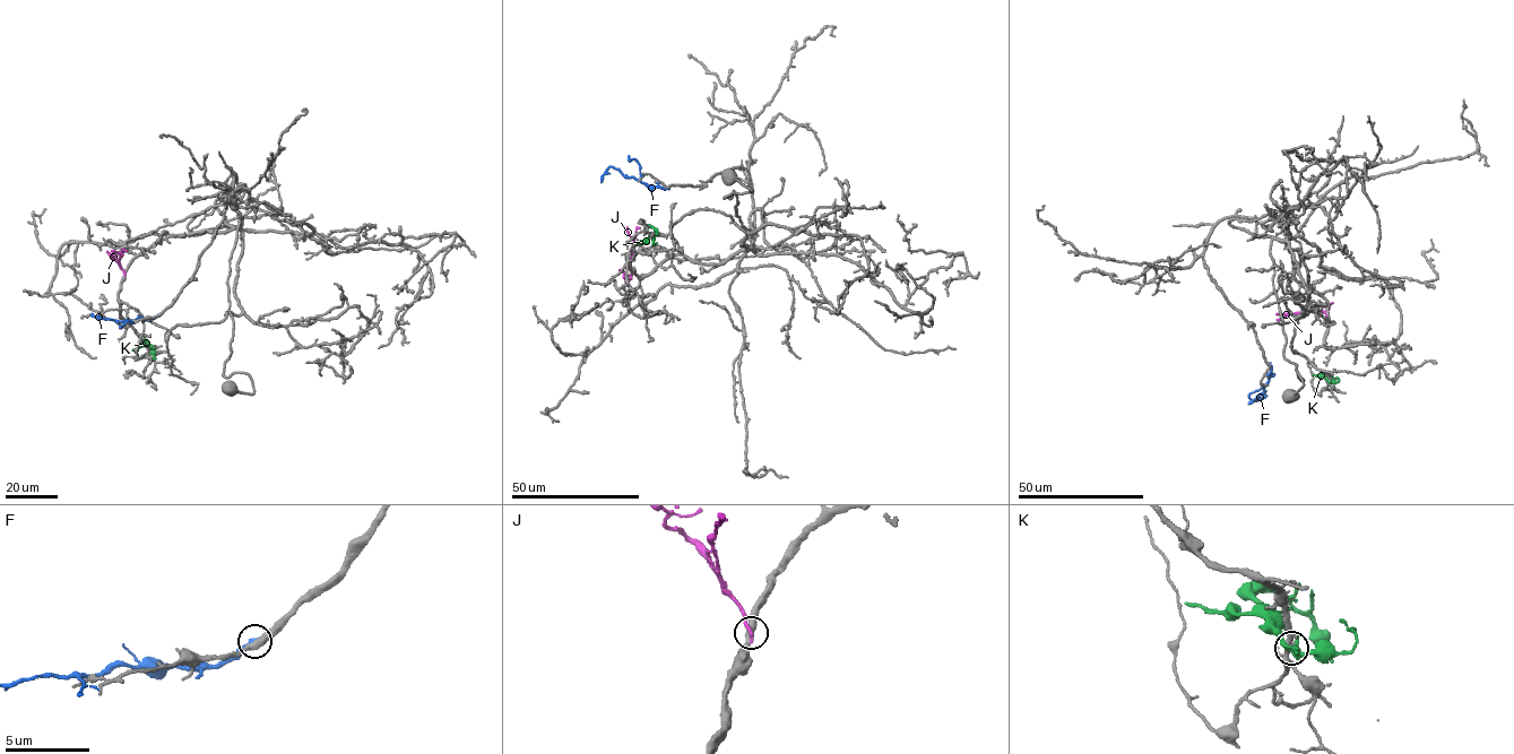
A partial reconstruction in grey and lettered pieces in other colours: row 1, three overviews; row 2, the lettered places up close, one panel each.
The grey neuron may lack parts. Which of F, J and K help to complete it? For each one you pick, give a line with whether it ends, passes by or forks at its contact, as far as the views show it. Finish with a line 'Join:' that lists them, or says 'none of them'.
Join: none of them

